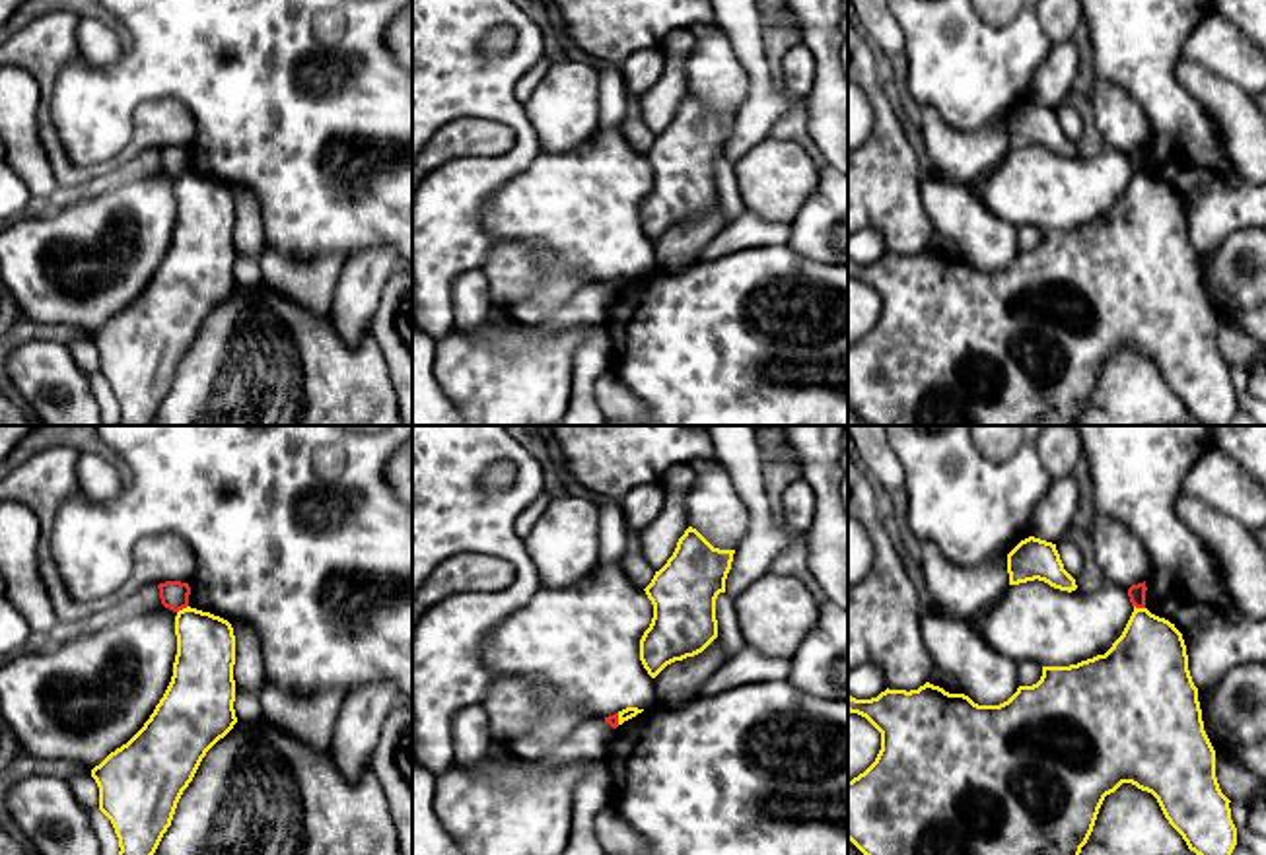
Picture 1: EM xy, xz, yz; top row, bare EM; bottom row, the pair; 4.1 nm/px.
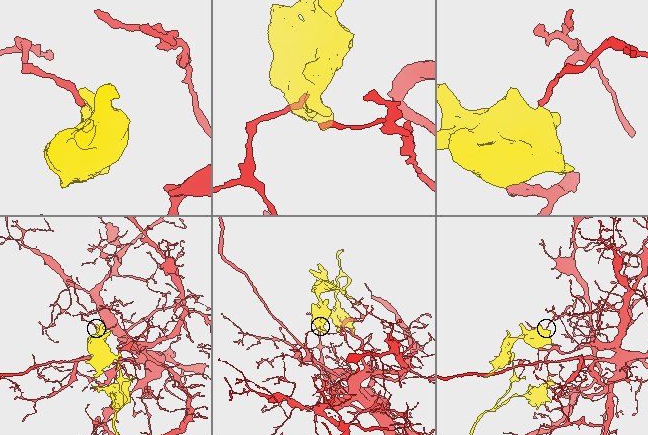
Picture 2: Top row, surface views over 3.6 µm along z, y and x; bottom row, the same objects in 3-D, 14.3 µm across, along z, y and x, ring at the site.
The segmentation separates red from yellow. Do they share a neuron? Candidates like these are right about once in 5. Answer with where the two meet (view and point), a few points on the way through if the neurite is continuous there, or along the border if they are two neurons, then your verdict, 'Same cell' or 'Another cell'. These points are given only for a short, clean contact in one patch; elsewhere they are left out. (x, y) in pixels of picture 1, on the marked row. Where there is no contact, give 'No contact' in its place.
Touches red at xy (181, 609). Another cell

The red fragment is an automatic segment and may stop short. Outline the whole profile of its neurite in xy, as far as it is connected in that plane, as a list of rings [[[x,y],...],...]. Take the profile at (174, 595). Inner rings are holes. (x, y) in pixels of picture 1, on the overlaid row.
[[[165,581],[158,585],[161,604],[173,612],[179,612],[189,606],[191,587],[181,581]]]

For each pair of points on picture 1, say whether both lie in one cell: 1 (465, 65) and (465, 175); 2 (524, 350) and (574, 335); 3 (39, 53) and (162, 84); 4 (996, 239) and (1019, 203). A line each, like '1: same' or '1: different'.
1: same
2: same
3: different
4: different

